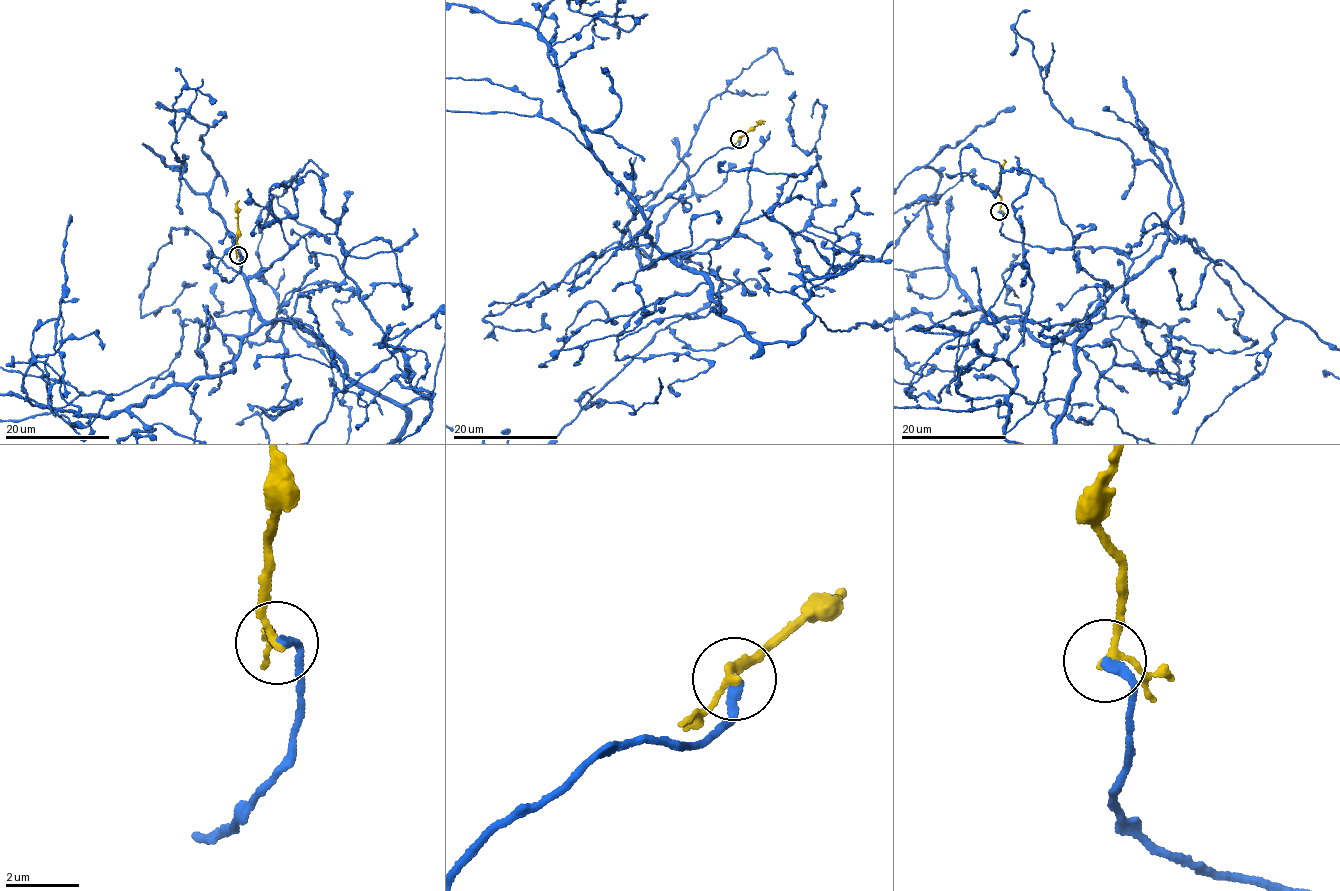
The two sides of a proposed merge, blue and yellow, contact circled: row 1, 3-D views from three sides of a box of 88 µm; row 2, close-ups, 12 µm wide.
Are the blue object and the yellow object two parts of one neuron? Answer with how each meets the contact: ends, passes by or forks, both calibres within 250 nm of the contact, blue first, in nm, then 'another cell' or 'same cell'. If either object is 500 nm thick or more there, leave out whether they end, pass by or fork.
blue ends | yellow passes by | 240/170 nm | another cell

